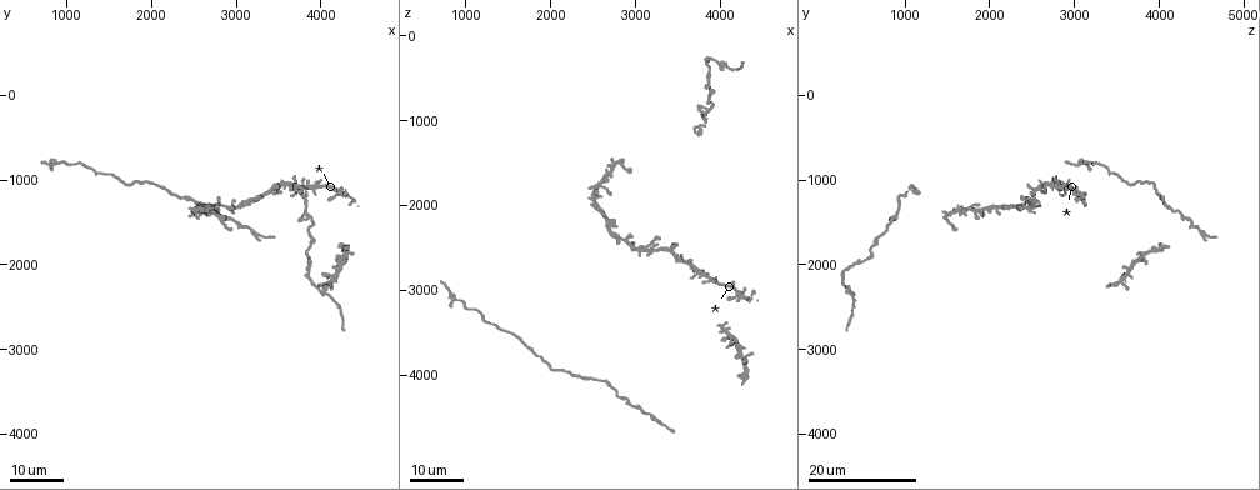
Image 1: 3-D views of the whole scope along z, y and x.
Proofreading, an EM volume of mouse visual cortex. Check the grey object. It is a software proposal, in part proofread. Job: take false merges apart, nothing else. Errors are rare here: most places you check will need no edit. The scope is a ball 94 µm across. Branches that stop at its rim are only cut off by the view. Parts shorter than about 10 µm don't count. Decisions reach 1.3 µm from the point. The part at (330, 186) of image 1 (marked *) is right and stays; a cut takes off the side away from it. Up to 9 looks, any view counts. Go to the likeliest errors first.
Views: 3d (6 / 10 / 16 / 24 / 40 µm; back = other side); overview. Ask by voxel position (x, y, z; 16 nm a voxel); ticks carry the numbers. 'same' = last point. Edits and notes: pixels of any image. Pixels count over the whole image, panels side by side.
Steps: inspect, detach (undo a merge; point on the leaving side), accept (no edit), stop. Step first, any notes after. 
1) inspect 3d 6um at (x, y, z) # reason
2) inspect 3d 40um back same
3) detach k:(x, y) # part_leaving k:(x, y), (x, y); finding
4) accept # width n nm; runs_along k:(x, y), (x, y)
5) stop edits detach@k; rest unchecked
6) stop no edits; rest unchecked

inspect 3d 24um at (2800, 1400, 1450) # calibre changes

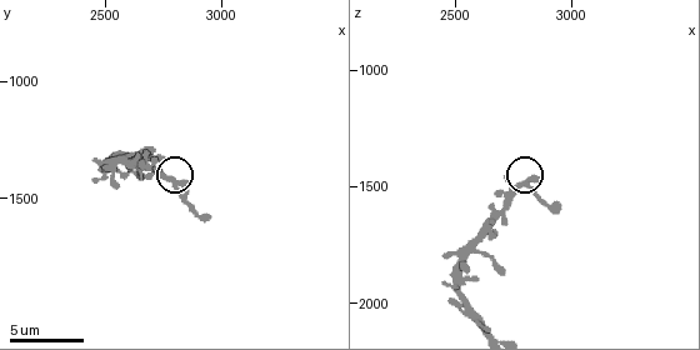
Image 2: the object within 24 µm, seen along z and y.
inspect 3d 10um at (2830, 1430, 1470) # zoom in

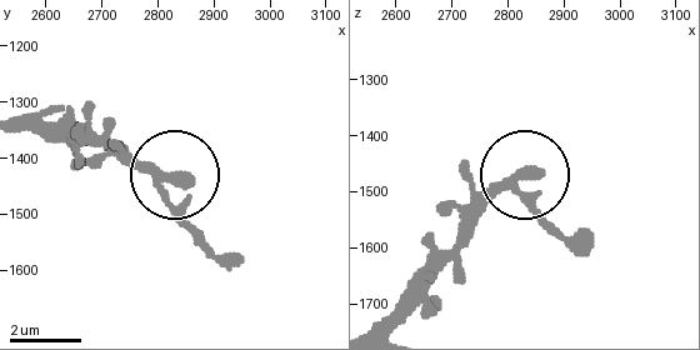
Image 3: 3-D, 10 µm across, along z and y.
accept # width 300 nm; runs_along 3:(371, 329), (520, 180), (518, 189), (565, 236); continuous, no second cell

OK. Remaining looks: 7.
inspect 3d 24um at (1300, 950, 3400) # thick turns thin

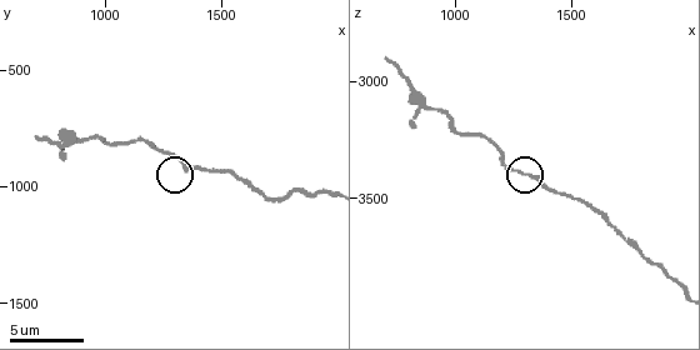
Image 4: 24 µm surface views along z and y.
inspect 3d 10um at (1330, 900, 3400)

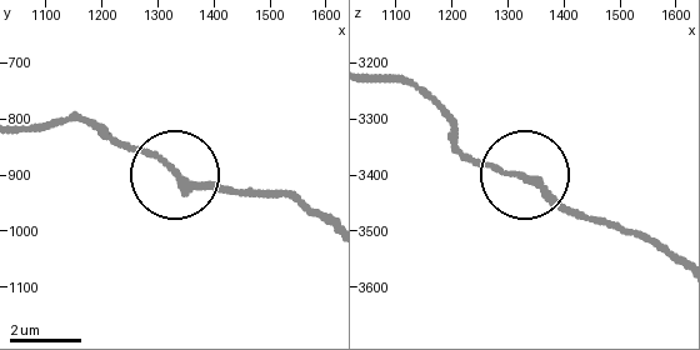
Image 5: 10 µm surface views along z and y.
accept # runs_along 5:(674, 260), (638, 236), (566, 213), (521, 174), (461, 148); continuous, no second cell

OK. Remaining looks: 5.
inspect 3d 10um at (1580, 970, 3540) # thick turns thin

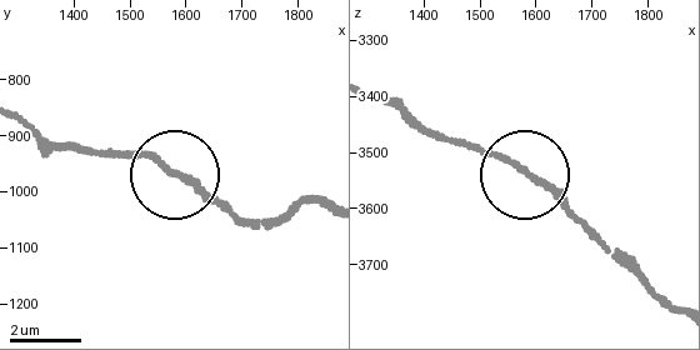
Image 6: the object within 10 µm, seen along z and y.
accept # runs_along 6:(676, 311), (534, 183), (456, 140); all the same cell

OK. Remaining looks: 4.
inspect 3d 16um at (2150, 1100, 3950) # thick turns thin

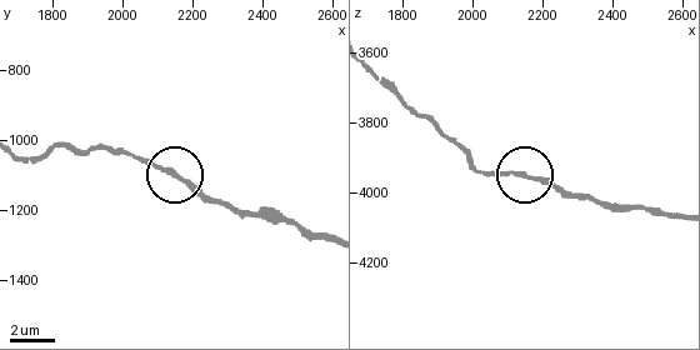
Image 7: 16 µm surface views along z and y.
inspect 3d 6um at (2130, 1080, 3950)

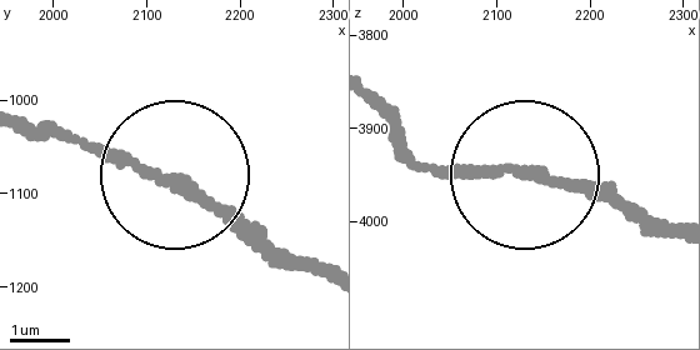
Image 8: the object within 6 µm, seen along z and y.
accept # runs_along 8:(669, 233), (534, 179), (429, 169), (390, 139); all the same cell

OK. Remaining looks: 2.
stop no edits; rest unchecked

